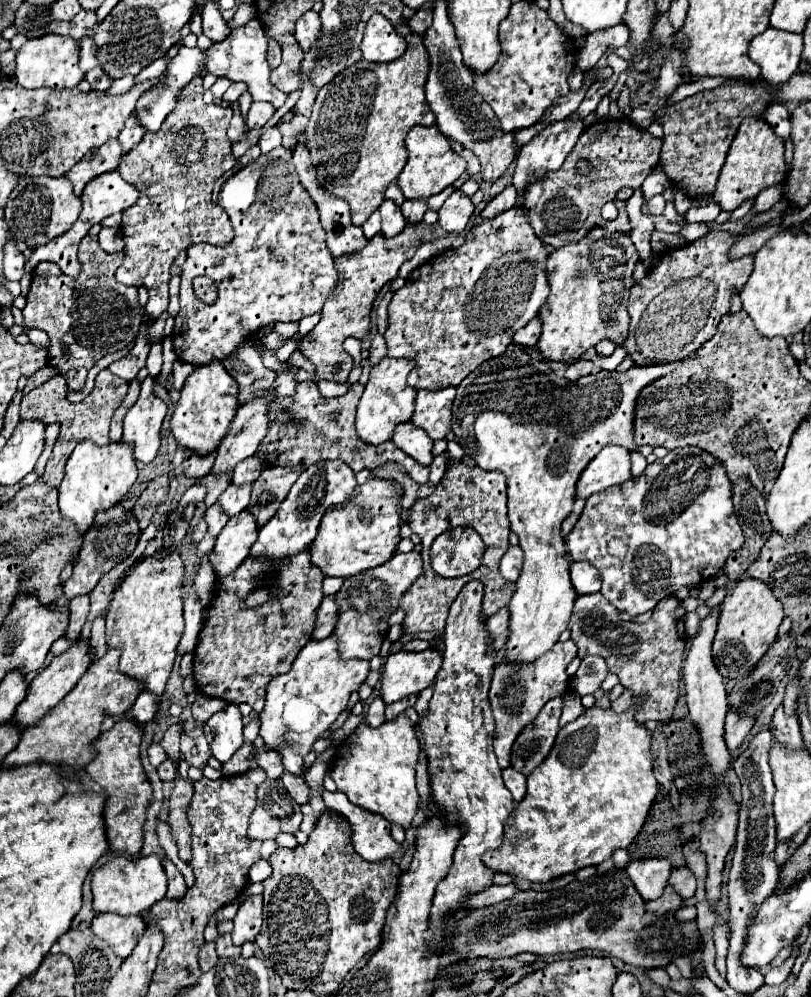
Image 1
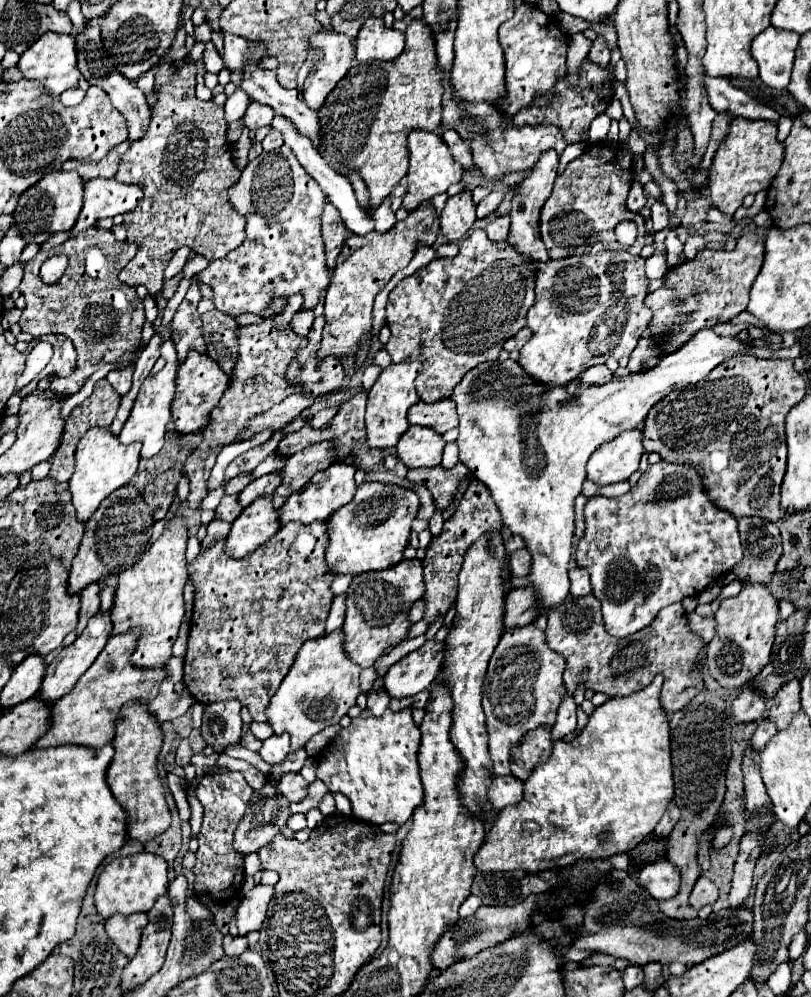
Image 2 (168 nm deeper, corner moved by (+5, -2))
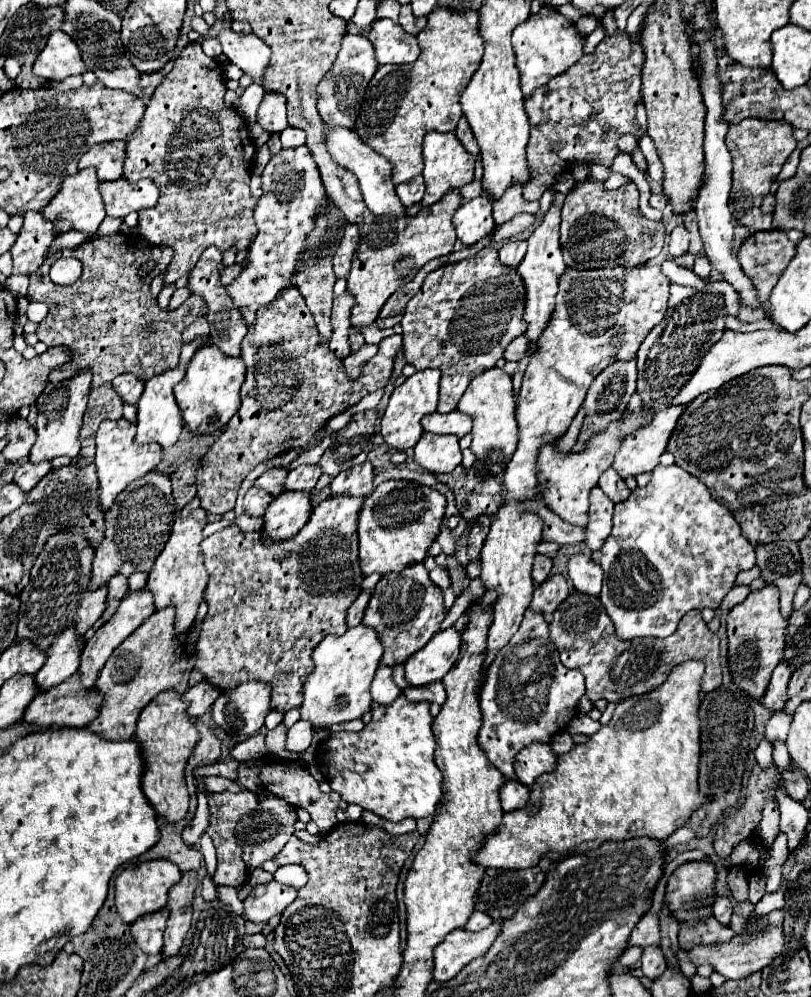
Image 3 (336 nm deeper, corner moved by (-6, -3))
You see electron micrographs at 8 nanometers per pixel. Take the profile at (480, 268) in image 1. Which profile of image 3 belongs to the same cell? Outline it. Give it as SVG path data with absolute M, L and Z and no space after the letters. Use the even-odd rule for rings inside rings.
M483 247L477 255L463 259L459 263L447 263L437 271L429 273L405 307L401 317L403 329L403 355L407 363L415 369L437 367L441 369L441 389L439 389L439 413L449 413L457 407L463 391L479 373L495 367L503 357L507 345L525 333L527 323L523 321L525 311L525 283L519 277L517 269L507 267L497 257L497 247Z

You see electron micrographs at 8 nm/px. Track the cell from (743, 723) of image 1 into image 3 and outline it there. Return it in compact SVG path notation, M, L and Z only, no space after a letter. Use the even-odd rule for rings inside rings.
M779 663L771 675L771 681L767 685L767 691L761 699L763 707L769 711L779 711L787 703L787 681L791 677L791 667L785 663Z

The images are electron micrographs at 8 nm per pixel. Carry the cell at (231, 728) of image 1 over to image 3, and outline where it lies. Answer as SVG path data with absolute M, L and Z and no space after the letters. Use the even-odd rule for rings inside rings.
M249 681L227 695L219 695L213 703L215 723L229 733L255 735L263 727L265 715L271 711L269 693L269 685Z

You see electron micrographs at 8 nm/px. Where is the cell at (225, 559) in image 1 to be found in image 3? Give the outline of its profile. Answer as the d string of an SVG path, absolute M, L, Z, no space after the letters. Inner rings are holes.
M283 491L281 495L275 495L263 515L261 537L273 543L293 537L307 523L311 509L311 497L307 497L307 493Z

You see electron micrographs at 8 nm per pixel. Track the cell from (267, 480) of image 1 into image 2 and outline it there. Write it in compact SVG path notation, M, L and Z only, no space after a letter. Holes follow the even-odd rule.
M320 442L308 446L302 452L292 454L286 460L286 466L282 468L282 486L276 488L274 492L274 508L280 508L292 492L304 490L316 472L332 466L334 462L336 462L336 450L332 450L332 444L328 442Z

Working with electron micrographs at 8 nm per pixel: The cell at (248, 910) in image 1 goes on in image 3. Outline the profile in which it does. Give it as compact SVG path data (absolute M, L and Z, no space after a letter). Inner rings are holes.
M271 881L265 885L257 885L253 893L243 901L245 903L245 919L253 923L267 923L271 917L281 915L285 907L289 907L297 897L297 889Z

